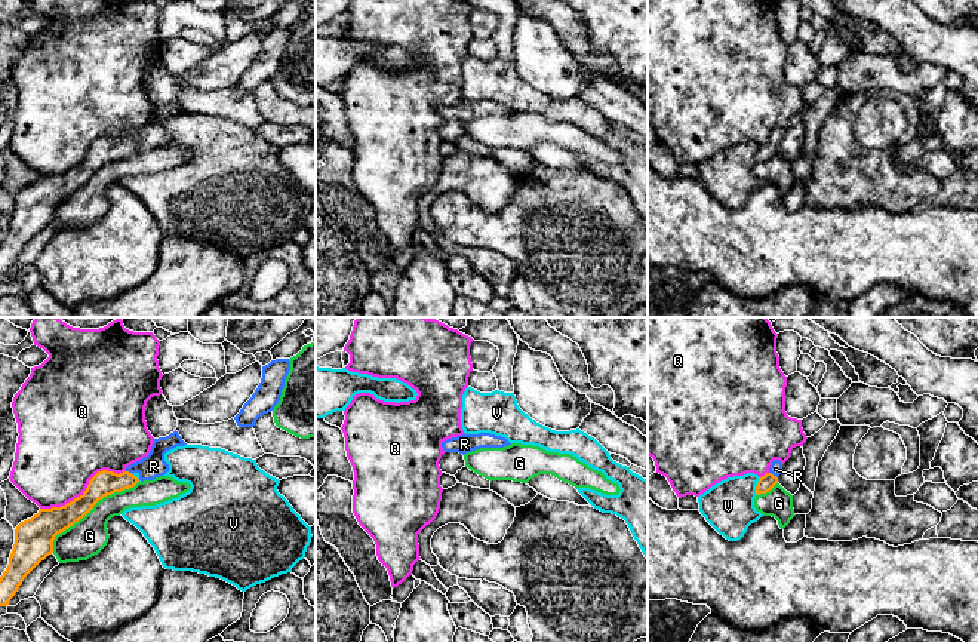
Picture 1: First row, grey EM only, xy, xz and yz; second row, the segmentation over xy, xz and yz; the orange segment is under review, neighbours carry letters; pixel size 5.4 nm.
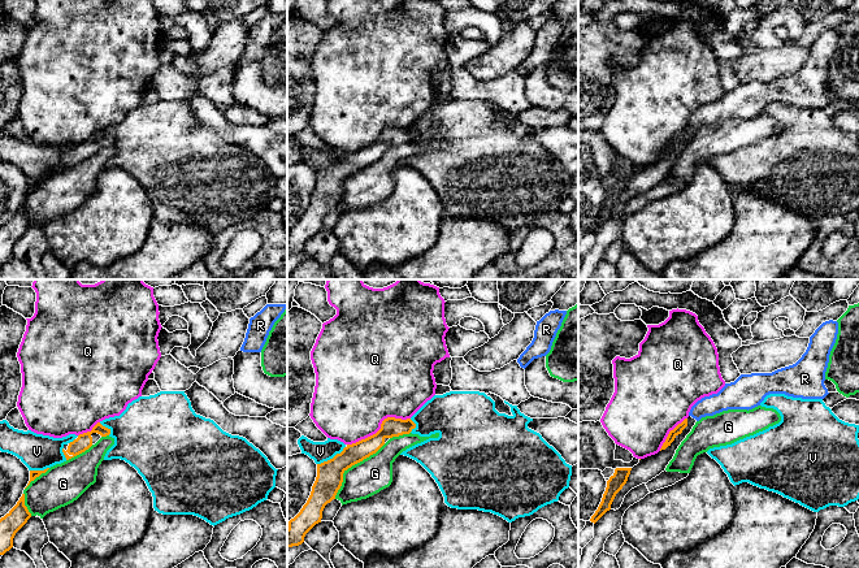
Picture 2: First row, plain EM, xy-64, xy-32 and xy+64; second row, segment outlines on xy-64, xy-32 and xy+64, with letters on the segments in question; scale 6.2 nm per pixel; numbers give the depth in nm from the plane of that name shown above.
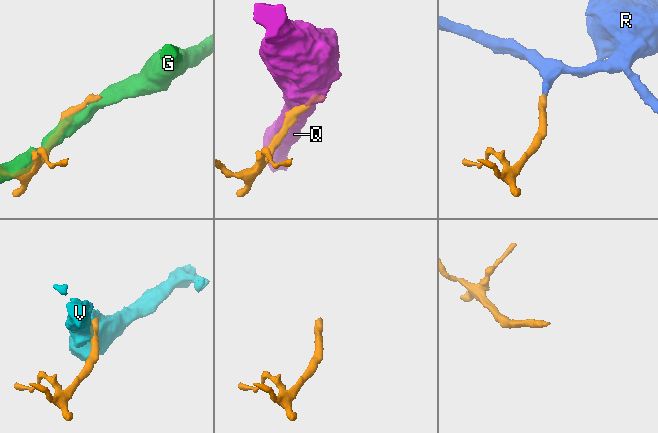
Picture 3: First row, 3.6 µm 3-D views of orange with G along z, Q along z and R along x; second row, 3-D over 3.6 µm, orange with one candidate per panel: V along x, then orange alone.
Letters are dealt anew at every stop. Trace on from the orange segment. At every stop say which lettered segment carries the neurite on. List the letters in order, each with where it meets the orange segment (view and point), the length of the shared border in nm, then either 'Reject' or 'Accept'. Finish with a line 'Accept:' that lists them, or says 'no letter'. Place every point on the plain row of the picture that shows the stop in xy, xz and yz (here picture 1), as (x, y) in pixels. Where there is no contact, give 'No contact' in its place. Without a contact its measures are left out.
G: Touches orange at xy (89, 178). Shared border 600 nm. Reject
Q: Touches orange at xy (86, 157). Shared border 500 nm. Reject
R: Touches orange at yz (772, 143). Shared border 60 nm. Accept
V: Touches orange at yz (756, 154). Shared border 100 nm. Reject
Accept: R

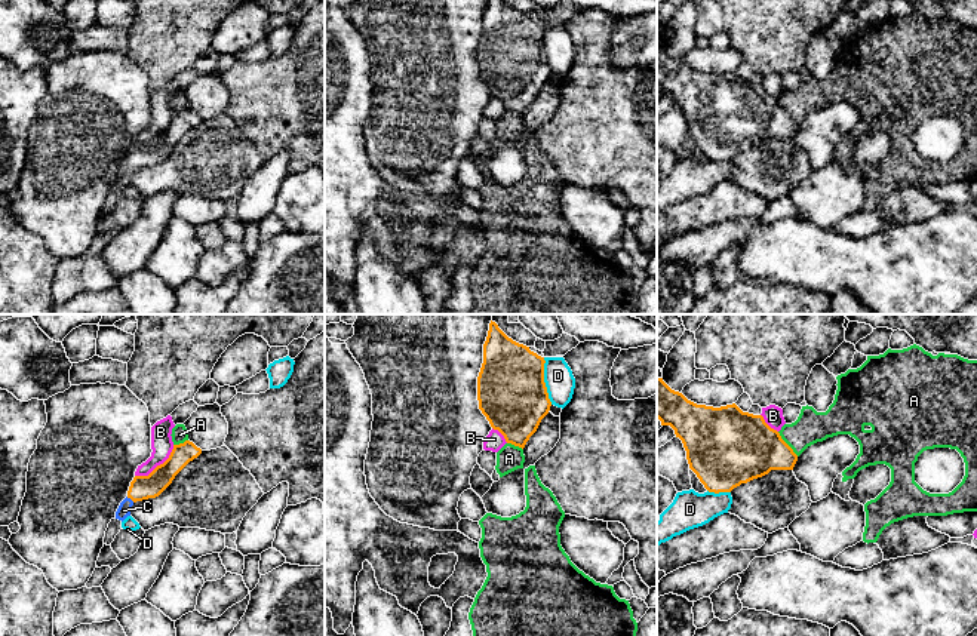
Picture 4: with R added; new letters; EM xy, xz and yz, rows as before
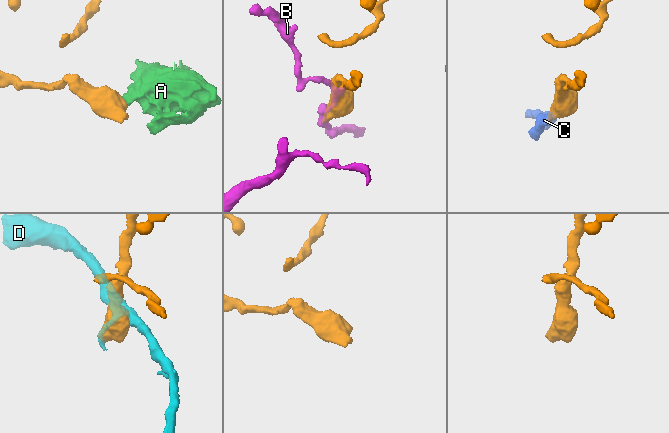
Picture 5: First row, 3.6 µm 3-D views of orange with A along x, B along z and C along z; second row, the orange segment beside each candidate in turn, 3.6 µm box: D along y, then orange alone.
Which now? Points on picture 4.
A: Touches orange at yz (786, 111). Shared border 180 nm. Reject
B: Touches orange at xy (157, 134). Shared border 280 nm. Reject
C: Touches orange at xy (131, 166). Shared border 50 nm. Accept
D: Touches orange at xz (543, 49). Shared border 260 nm. Reject
Accept: C

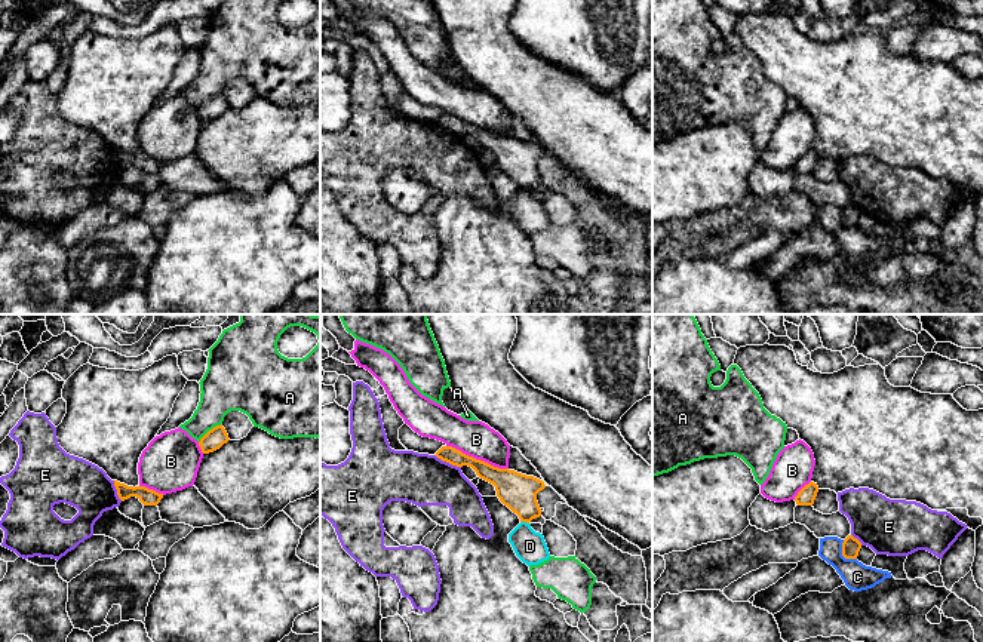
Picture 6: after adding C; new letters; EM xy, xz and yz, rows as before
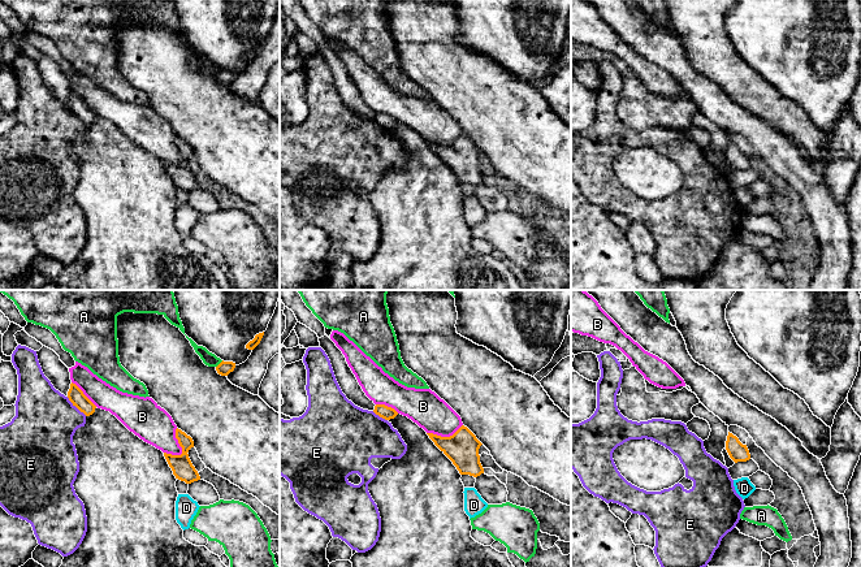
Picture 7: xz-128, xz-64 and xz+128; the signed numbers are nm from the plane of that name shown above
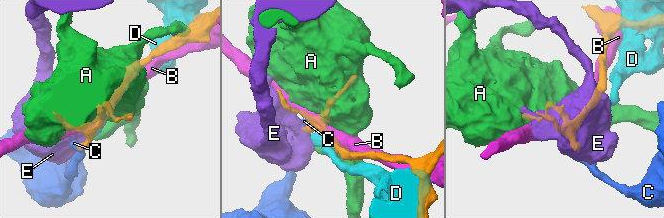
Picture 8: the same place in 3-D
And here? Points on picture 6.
A: Touches orange at xy (209, 98). Shared border 170 nm. Reject
B: Touches orange at xz (478, 128). Shared border 360 nm. Reject
C: Touches orange at yz (842, 223). Shared border 130 nm. Reject
D: Touches orange at xz (525, 189). Shared border 50 nm. Reject
E: Touches orange at xz (448, 129). Shared border 160 nm. Reject
Accept: no letter

